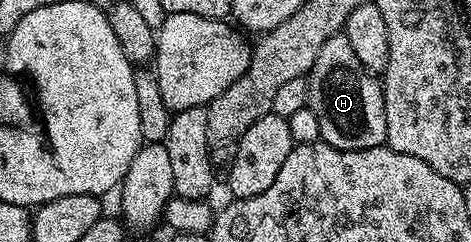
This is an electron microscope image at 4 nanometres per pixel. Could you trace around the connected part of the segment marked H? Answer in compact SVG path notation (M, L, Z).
M344 34L330 37L330 41L326 41L326 45L322 45L306 78L308 81L307 106L314 113L314 117L318 117L318 129L323 142L343 151L361 151L387 144L386 105L381 80L373 72L368 71L362 65L362 61L358 61L358 53L354 53L354 45L350 45L350 41Z

